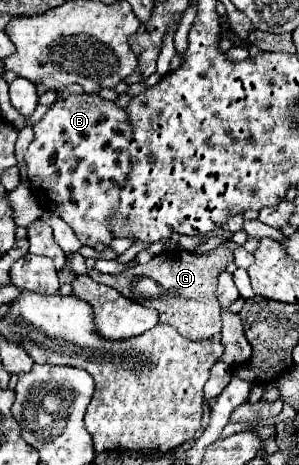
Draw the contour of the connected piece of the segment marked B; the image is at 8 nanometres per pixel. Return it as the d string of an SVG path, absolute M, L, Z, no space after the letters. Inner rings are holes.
M72 93L68 99L56 101L34 125L34 141L26 151L32 191L40 205L58 213L84 245L110 245L114 239L106 219L110 211L118 209L118 185L130 171L130 135L126 111L114 101L88 93Z

